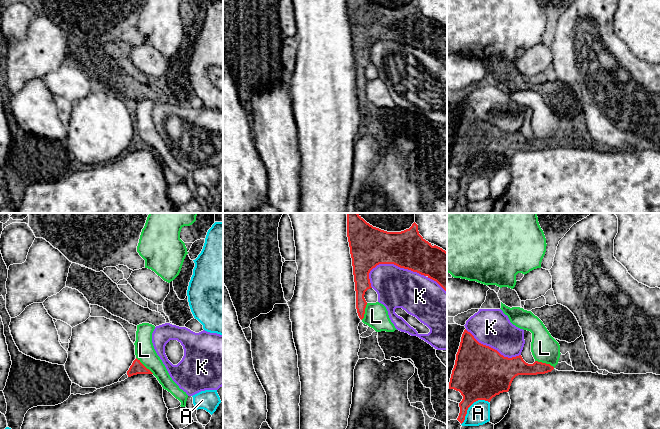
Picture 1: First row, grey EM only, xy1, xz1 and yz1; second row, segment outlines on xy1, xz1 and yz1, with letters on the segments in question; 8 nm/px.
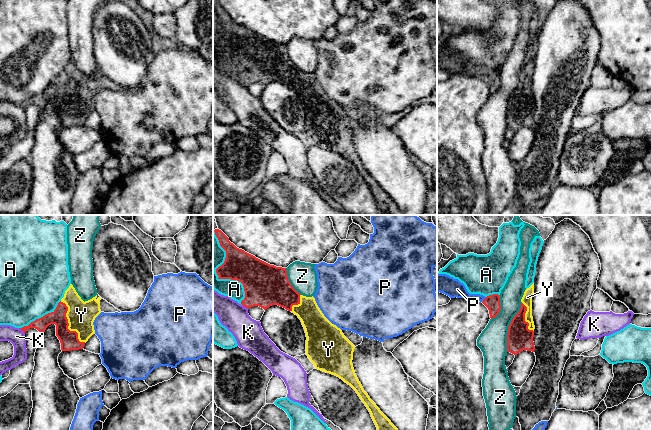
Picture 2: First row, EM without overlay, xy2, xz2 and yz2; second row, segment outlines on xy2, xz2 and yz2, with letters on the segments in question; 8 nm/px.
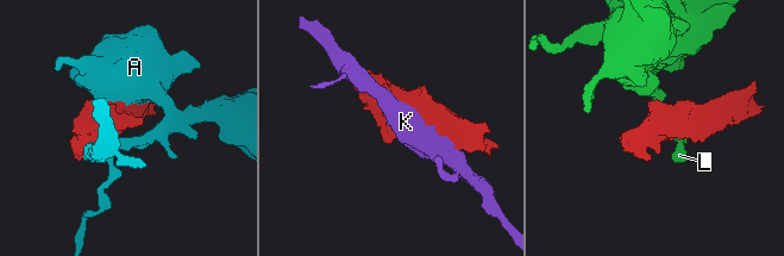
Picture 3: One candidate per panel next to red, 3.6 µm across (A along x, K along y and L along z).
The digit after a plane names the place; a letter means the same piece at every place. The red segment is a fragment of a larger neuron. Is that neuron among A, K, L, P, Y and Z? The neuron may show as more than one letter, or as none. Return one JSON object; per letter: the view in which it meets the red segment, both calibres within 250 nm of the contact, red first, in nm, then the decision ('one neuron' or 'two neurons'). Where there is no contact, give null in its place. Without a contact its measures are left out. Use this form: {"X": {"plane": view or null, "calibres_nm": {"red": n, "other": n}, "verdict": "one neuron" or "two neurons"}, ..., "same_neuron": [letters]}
{"A": {"plane": "xy2", "calibres_nm": {"red": 120, "other": 480}, "verdict": "two neurons"}, "K": {"plane": "xz1", "calibres_nm": {"red": 300, "other": 320}, "verdict": "two neurons"}, "L": {"plane": "yz1", "calibres_nm": {"red": 150, "other": 220}, "verdict": "two neurons"}, "P": {"plane": "yz2", "calibres_nm": {"red": 120, "other": 140}, "verdict": "two neurons"}, "Y": {"plane": "xy2", "calibres_nm": {"red": 150, "other": 220}, "verdict": "one neuron"}, "Z": {"plane": "yz2", "calibres_nm": {"red": 200, "other": 220}, "verdict": "two neurons"}, "same_neuron": ["Y"]}

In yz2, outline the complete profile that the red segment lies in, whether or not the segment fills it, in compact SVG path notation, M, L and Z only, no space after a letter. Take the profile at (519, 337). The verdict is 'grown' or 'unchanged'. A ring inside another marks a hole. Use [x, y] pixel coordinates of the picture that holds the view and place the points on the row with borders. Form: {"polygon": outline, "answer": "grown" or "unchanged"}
{"polygon": "M534 283L525 290L521 308L512 319L507 334L507 351L517 355L523 350L534 352L534 322L532 317L532 296Z", "answer": "grown"}

